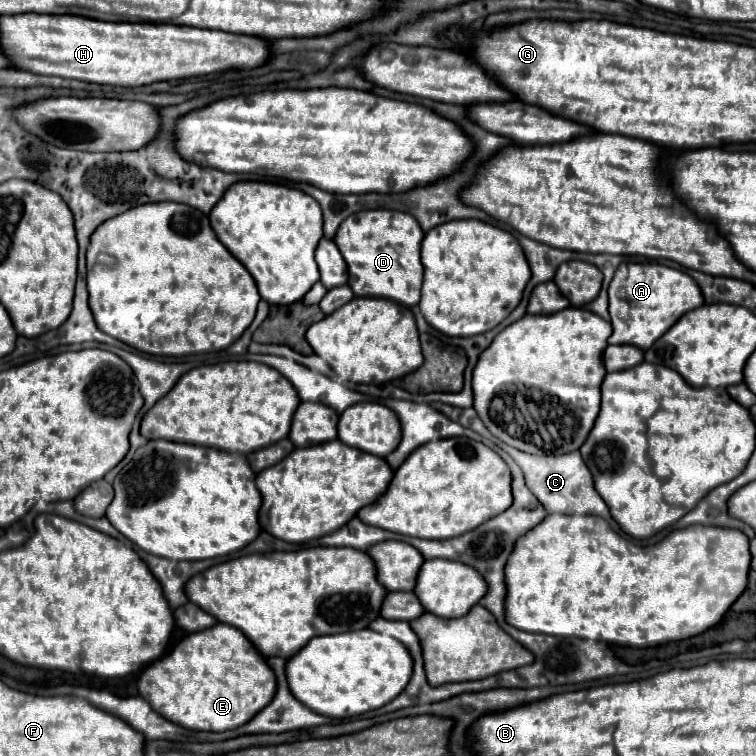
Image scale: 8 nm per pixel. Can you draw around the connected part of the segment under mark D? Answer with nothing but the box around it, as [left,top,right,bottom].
[336,210,424,306]

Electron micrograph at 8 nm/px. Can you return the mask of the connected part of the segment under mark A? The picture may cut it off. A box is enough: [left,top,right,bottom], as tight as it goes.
[608,262,704,350]

